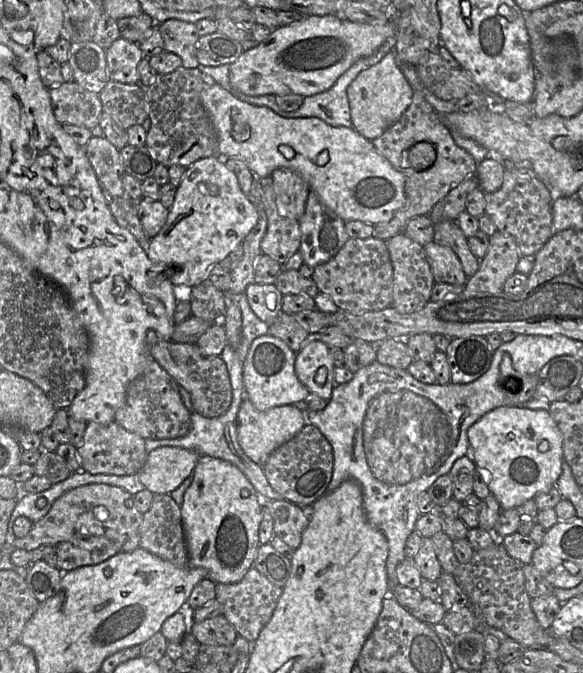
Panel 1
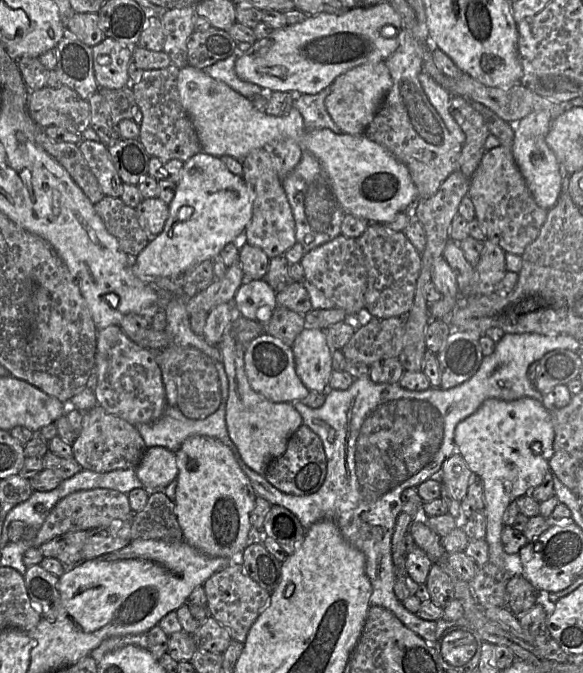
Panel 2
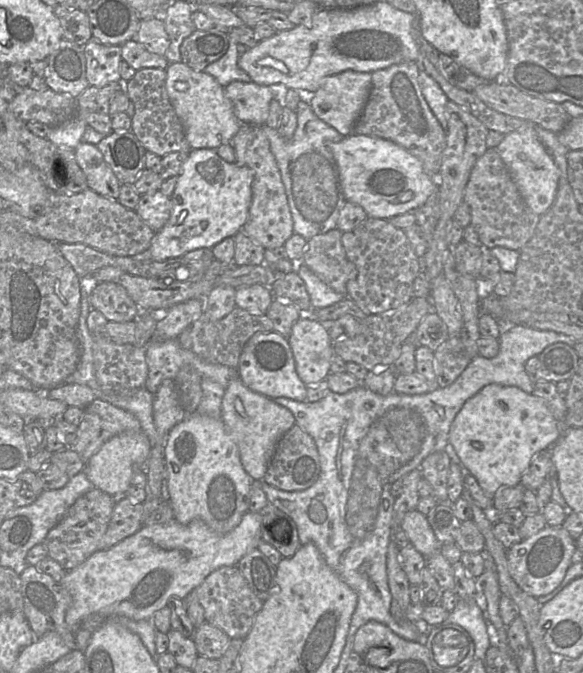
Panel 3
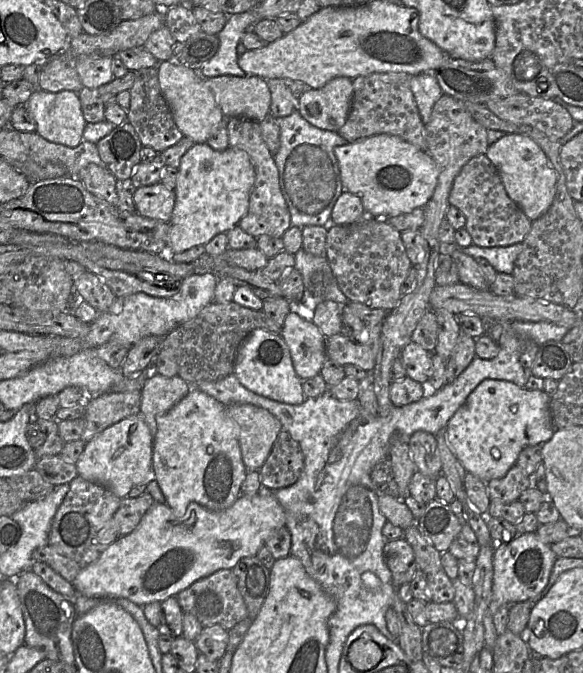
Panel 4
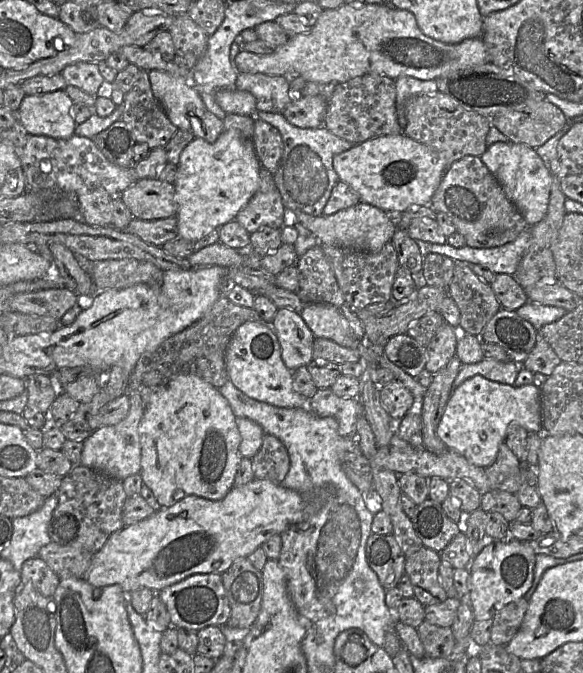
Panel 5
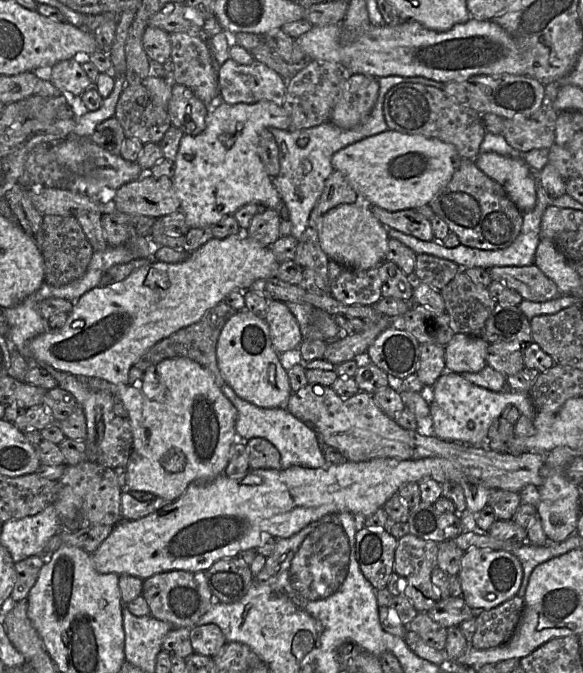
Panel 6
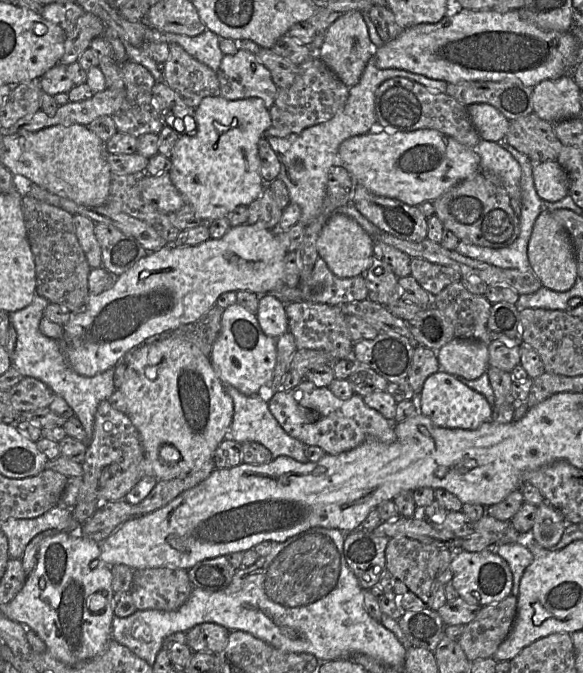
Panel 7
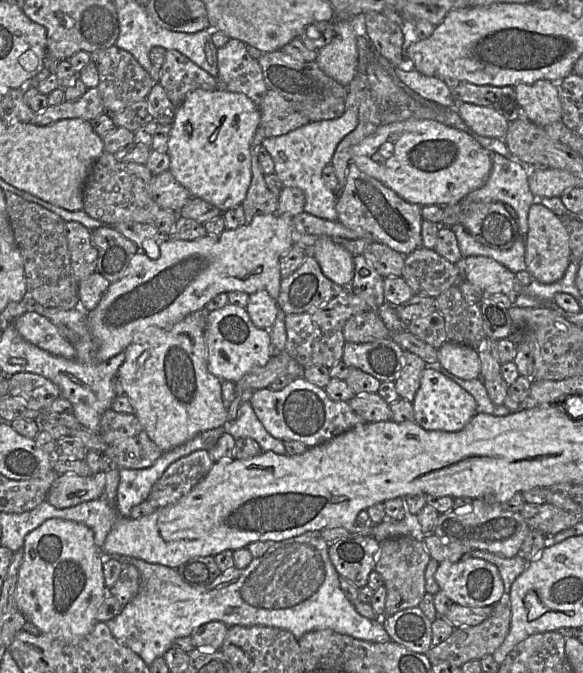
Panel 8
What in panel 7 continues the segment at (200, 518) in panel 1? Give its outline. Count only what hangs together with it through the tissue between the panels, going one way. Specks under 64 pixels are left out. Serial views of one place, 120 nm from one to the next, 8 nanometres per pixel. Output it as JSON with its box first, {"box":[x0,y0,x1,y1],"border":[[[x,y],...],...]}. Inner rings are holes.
{"box":[99,338,234,505],"border":[[[166,338],[159,341],[144,343],[134,349],[135,351],[131,354],[131,359],[126,365],[123,383],[117,390],[121,392],[125,398],[127,404],[126,415],[129,417],[132,424],[136,427],[140,434],[144,451],[143,458],[139,463],[132,465],[128,470],[121,471],[119,474],[111,476],[110,479],[107,480],[104,486],[99,490],[99,505],[105,504],[107,501],[123,500],[127,493],[143,477],[154,477],[157,481],[171,480],[190,472],[196,465],[202,465],[207,460],[213,458],[219,444],[226,437],[229,437],[229,430],[231,427],[234,413],[234,405],[231,397],[226,391],[226,385],[218,378],[212,367],[211,358],[206,357],[195,345],[177,338]]]}

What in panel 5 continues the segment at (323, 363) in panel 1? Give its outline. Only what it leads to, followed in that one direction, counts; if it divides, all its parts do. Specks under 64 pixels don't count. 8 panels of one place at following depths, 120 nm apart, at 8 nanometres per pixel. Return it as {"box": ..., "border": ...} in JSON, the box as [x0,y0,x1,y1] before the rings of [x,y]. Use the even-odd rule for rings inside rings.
{"box":[270,308,315,373],"border":[[[280,308],[270,326],[278,338],[281,358],[292,373],[313,361],[315,336],[299,314],[289,308]]]}

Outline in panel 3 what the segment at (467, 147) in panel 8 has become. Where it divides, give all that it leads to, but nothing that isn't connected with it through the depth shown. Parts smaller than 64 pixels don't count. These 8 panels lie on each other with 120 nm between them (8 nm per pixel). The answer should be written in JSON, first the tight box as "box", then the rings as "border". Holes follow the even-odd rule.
{"box":[329,134,437,220],"border":[[[351,134],[344,136],[341,142],[329,144],[329,149],[338,167],[346,200],[362,207],[370,218],[389,220],[398,215],[414,212],[437,190],[435,179],[424,171],[421,161],[389,140]]]}

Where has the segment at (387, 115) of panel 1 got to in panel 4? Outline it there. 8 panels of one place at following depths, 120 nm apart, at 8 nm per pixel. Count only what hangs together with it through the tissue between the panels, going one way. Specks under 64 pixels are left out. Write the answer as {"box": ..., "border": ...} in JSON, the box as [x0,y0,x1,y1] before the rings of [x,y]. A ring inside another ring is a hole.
{"box":[298,77,353,132],"border":[[[337,77],[320,89],[309,89],[298,99],[298,111],[311,125],[333,132],[338,132],[345,124],[353,99],[353,83],[348,77]]]}

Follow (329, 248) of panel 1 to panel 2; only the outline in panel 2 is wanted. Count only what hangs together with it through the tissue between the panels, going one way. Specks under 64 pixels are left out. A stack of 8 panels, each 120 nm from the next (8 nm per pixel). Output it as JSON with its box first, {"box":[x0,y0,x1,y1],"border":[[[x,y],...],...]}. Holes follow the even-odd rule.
{"box":[282,151,346,253],"border":[[[302,151],[299,163],[283,178],[282,186],[292,209],[296,229],[296,241],[303,246],[305,253],[342,234],[341,224],[346,212],[335,195],[329,176],[319,160],[311,152]]]}

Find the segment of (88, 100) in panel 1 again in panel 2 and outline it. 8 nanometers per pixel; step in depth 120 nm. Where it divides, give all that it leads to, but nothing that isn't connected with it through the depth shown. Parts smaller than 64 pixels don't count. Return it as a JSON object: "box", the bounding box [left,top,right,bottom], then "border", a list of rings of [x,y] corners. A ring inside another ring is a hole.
{"box":[27,85,91,134],"border":[[[65,85],[30,91],[27,109],[31,118],[41,128],[57,126],[82,134],[91,122],[88,100]]]}

